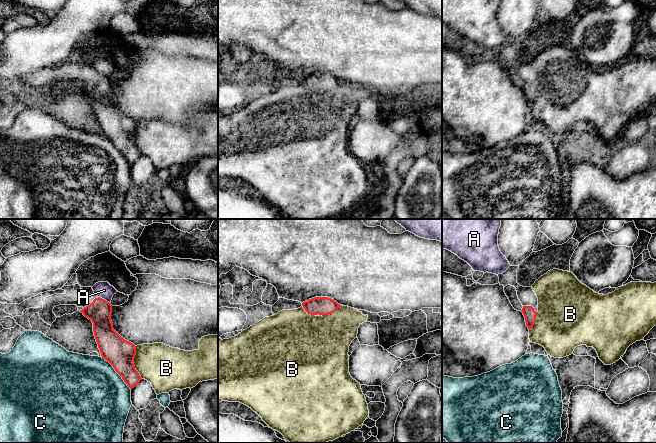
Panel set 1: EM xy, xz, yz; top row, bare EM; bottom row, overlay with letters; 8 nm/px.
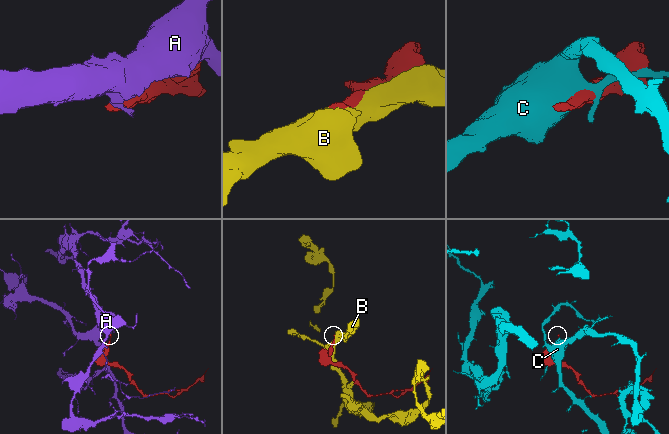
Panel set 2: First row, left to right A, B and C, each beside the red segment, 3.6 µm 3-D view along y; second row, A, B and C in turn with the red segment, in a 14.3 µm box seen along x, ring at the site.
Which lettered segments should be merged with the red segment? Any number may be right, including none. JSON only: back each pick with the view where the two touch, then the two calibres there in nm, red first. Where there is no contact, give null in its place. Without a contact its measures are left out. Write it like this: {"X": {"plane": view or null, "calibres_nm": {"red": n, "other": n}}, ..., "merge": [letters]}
{"merge": []}

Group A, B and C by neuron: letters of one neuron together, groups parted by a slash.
A / B / C

